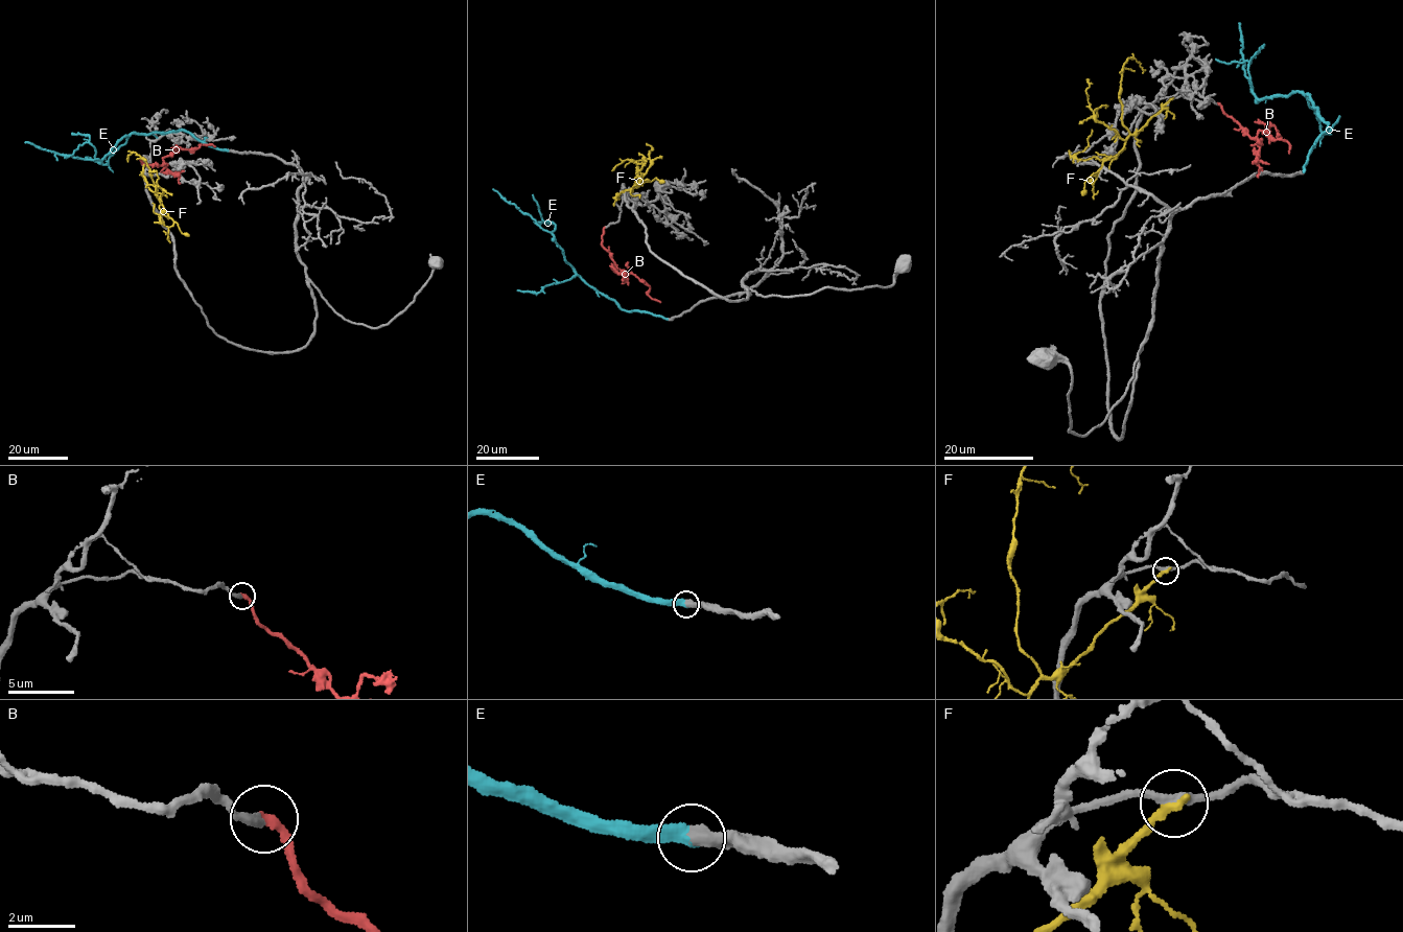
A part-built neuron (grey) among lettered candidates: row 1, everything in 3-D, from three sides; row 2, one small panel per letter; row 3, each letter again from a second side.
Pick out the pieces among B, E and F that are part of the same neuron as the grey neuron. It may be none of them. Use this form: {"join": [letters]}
{"join": ["B", "E"]}

